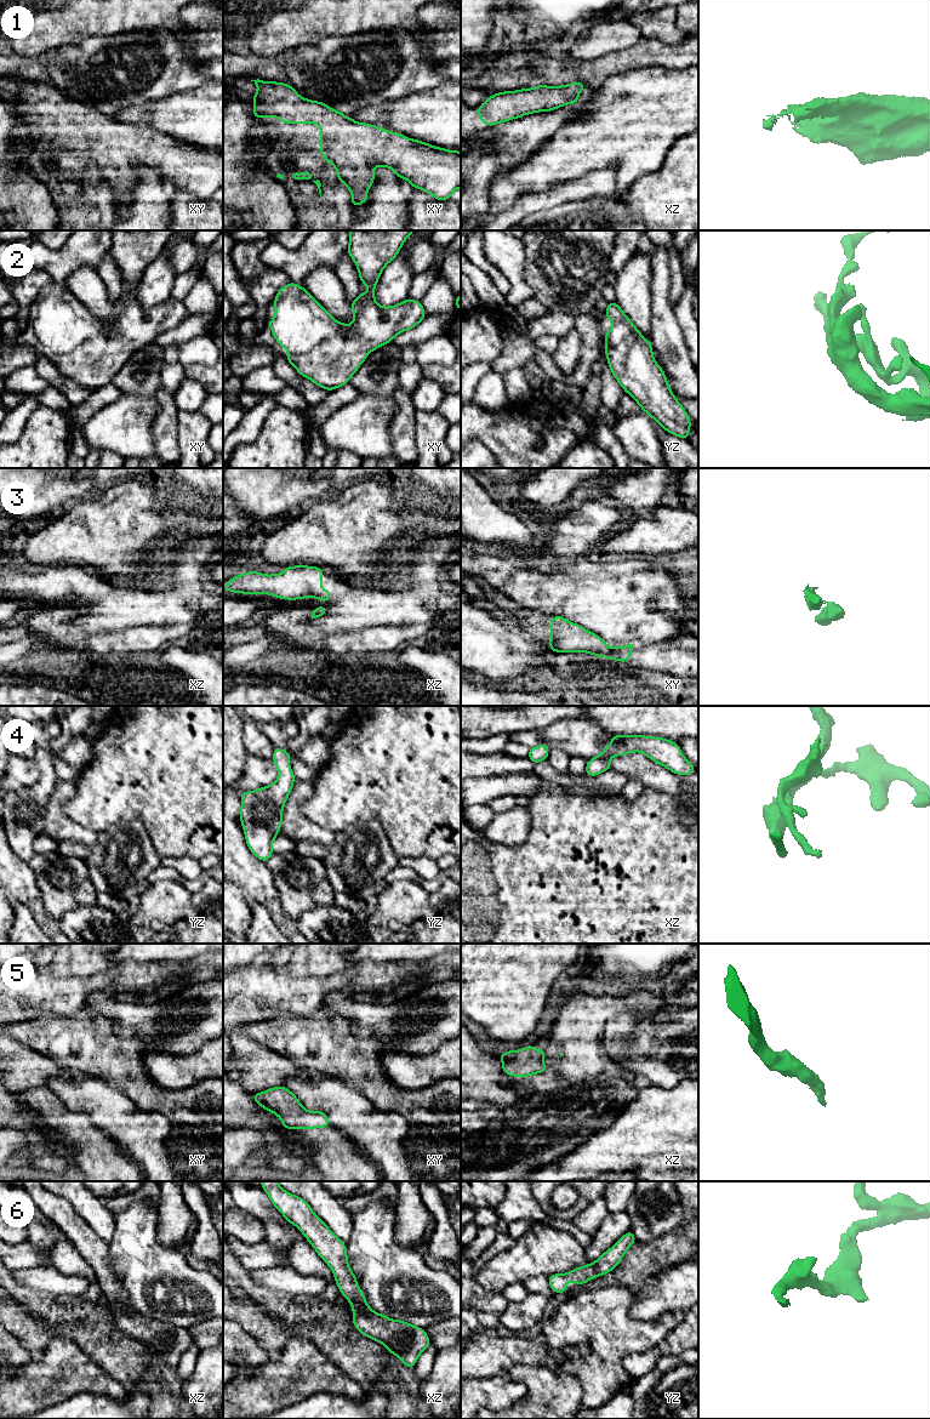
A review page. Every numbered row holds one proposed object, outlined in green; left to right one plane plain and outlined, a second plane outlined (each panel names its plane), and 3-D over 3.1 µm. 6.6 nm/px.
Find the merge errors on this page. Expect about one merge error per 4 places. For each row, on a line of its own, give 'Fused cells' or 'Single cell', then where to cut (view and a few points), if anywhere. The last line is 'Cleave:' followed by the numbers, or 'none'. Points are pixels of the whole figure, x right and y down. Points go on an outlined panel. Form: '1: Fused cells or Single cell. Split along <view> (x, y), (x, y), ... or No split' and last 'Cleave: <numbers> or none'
1: Single cell. No split
2: Single cell. No split
3: Fused cells. Split along xz (324, 608), (326, 611)
4: Single cell. No split
5: Single cell. No split
6: Single cell. No split
Cleave: 3

